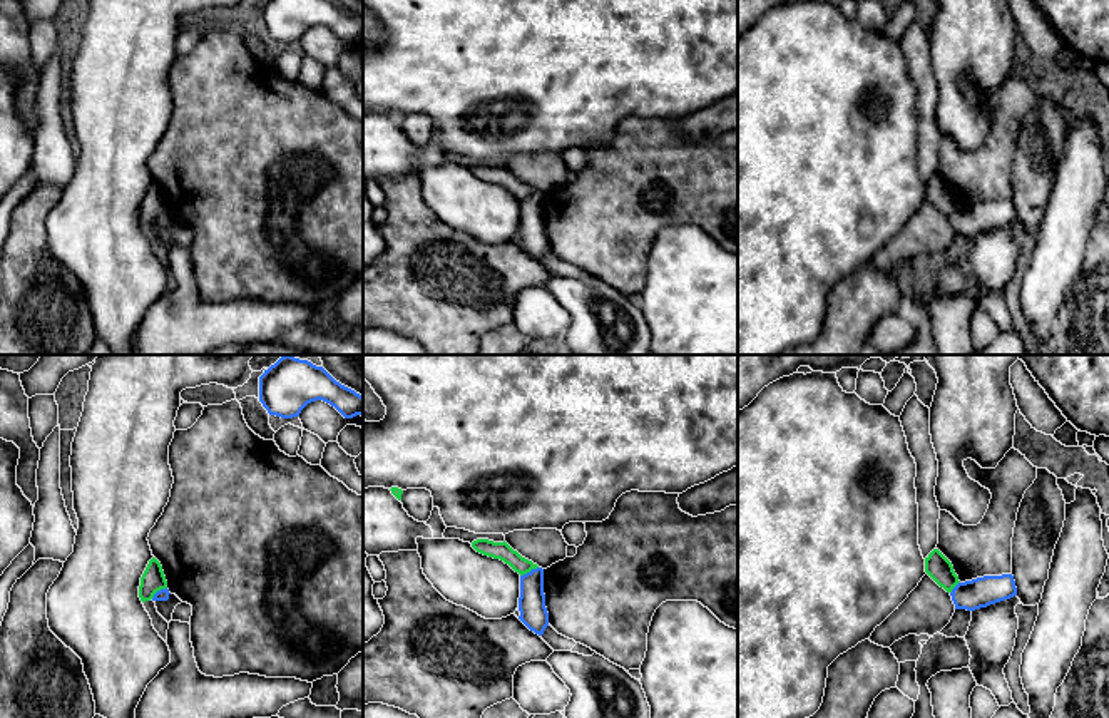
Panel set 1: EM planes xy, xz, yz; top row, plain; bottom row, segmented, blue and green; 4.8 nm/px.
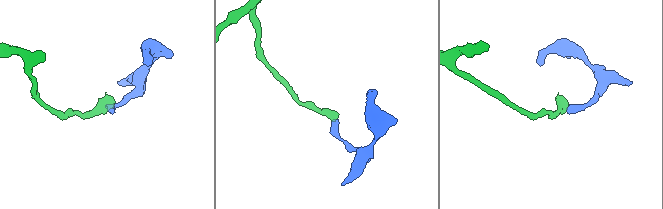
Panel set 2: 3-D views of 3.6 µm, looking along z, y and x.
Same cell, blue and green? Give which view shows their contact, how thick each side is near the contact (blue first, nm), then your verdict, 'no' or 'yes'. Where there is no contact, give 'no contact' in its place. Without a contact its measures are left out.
meets blue in xz; 130 nm thick on the blue side, 90 nm on the other; no

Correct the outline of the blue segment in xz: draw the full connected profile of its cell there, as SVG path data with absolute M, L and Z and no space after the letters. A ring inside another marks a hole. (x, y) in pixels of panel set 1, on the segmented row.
M537 567L520 576L519 619L535 634L542 636L549 626L544 594L544 569Z

